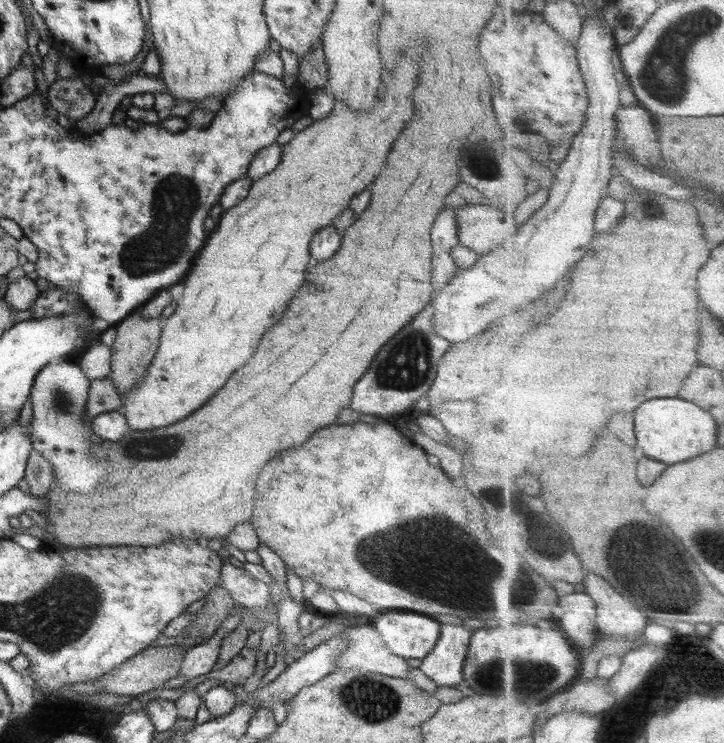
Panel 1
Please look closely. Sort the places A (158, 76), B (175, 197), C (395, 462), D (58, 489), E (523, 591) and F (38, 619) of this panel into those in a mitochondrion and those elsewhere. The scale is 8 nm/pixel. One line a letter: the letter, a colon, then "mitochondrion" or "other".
A: other
B: mitochondrion
C: other
D: other
E: mitochondrion
F: mitochondrion

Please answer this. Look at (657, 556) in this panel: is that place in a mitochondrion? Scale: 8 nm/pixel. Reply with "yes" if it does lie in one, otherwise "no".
yes

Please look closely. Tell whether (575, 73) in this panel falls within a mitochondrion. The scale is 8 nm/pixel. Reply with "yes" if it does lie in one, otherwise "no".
no

